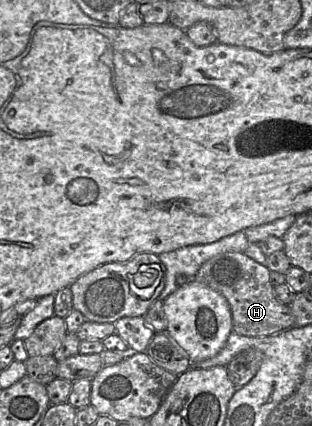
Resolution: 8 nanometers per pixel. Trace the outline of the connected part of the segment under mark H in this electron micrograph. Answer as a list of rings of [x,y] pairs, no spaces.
[[[226,252],[210,258],[201,265],[193,279],[226,299],[231,311],[232,331],[239,335],[269,336],[294,326],[289,306],[275,297],[270,270],[242,252]]]

